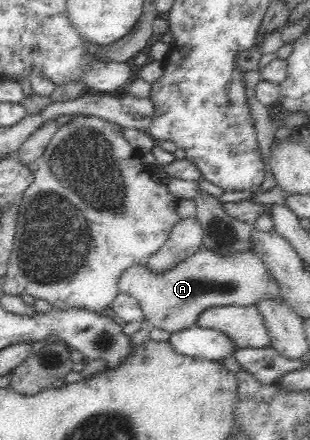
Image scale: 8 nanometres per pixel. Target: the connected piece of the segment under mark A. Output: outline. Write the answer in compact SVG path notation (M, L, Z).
M204 245L198 248L192 256L180 261L174 268L160 274L150 273L144 264L127 268L127 271L124 271L120 277L120 293L132 296L140 304L145 316L144 319L148 320L151 327L166 330L169 333L178 332L182 328L194 325L200 312L210 306L232 306L235 304L248 307L265 299L281 300L277 282L254 250L224 256L208 250Z

